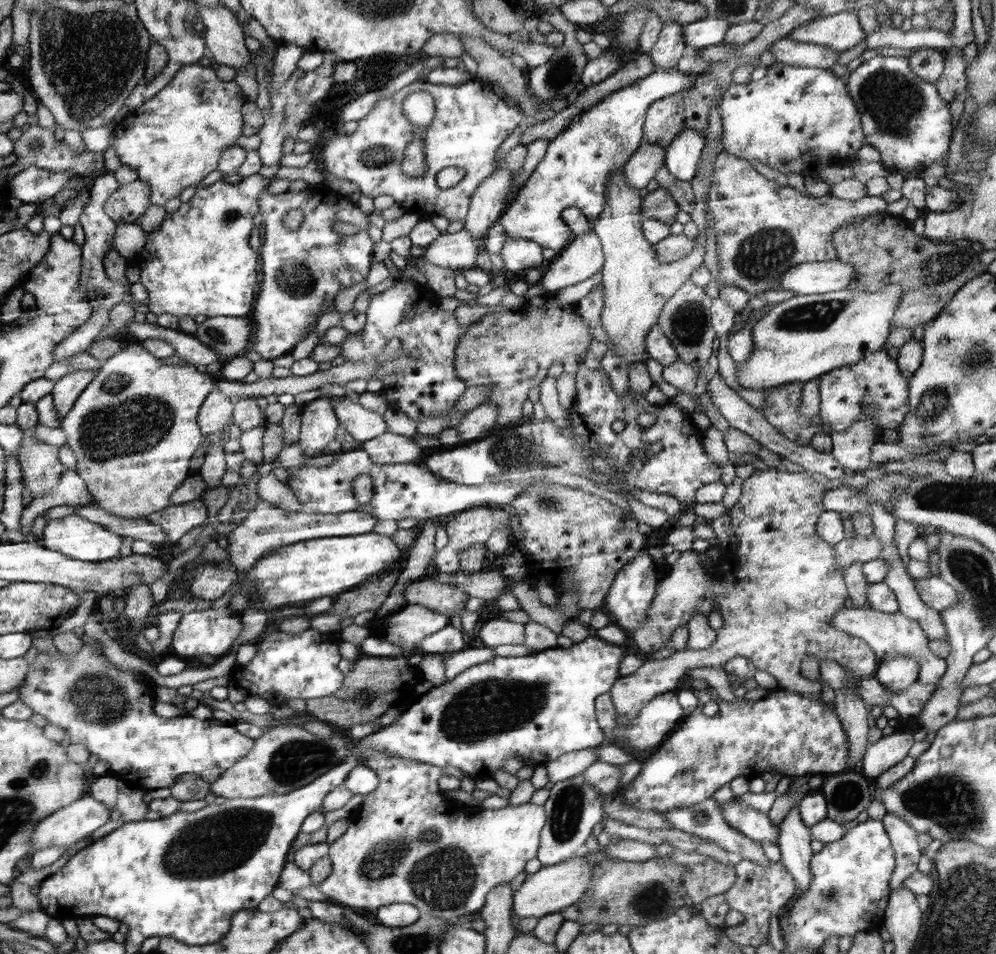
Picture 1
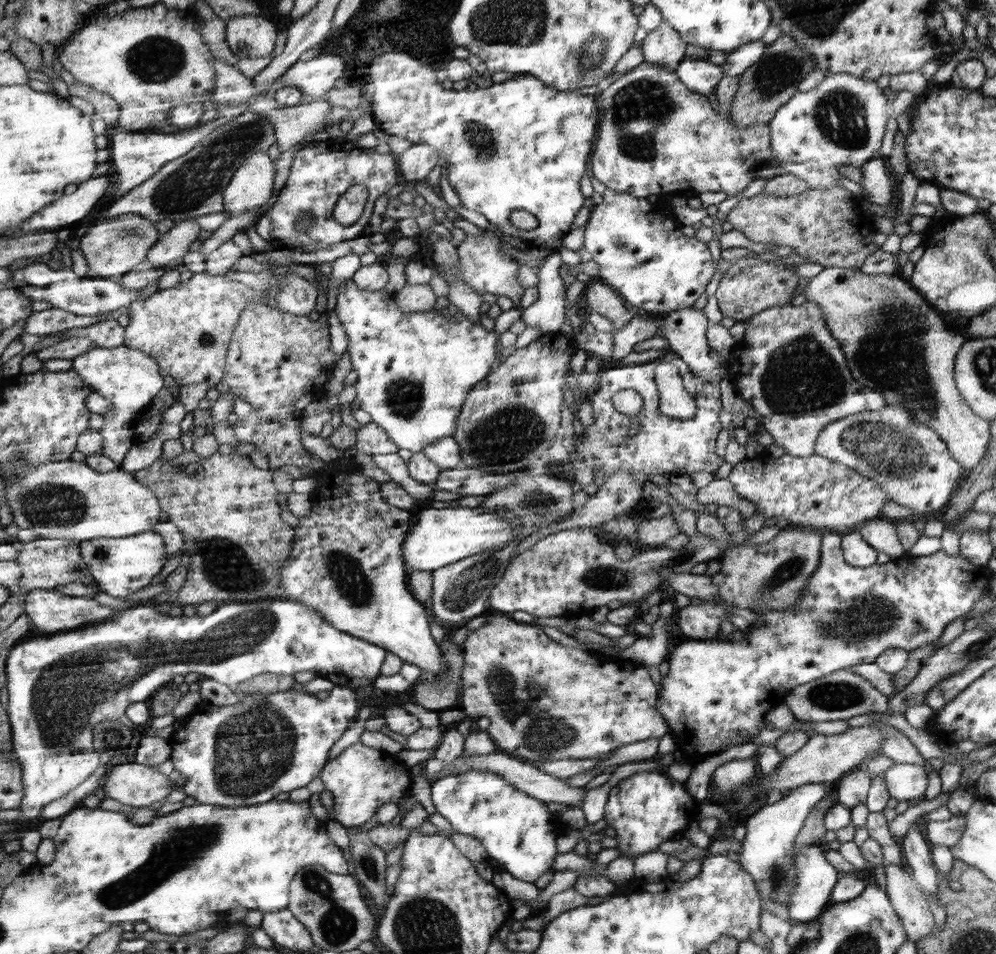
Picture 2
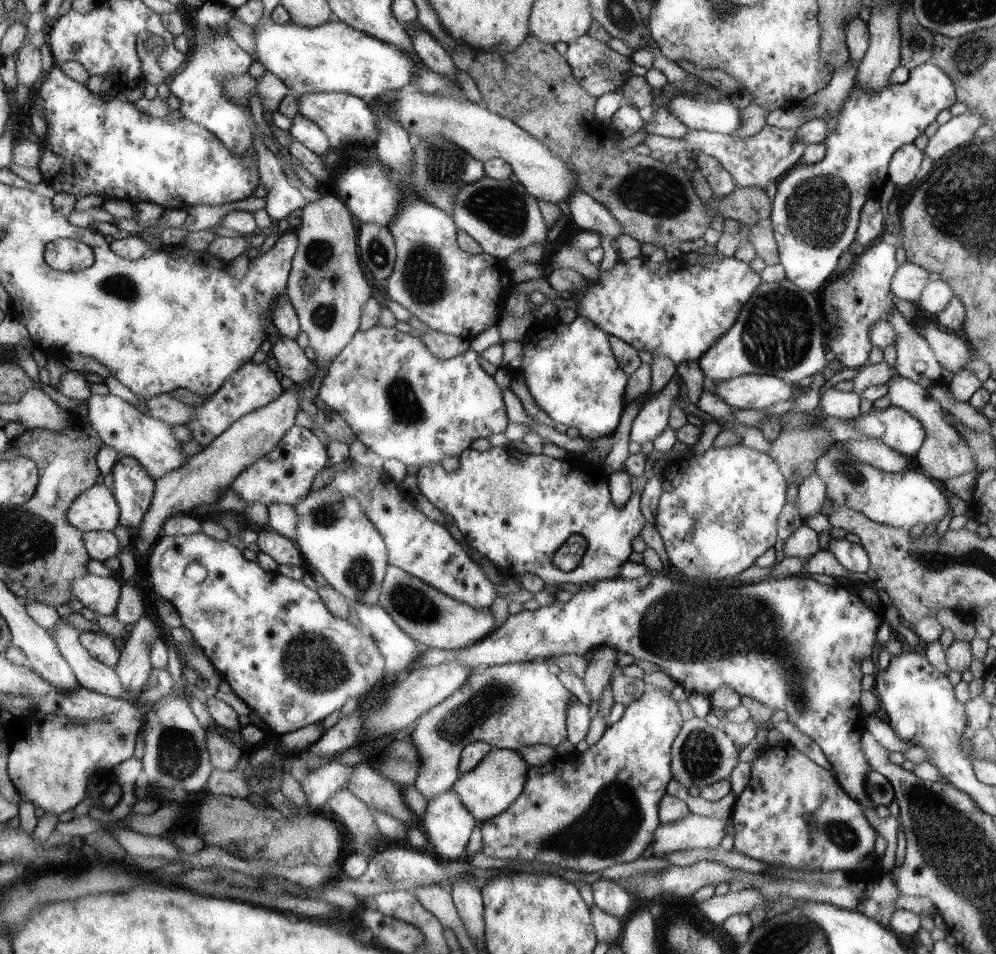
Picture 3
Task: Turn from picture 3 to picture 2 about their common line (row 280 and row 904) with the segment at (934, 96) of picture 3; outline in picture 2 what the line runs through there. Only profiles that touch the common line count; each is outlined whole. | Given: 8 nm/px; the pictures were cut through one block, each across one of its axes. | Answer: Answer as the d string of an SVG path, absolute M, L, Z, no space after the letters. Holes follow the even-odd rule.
M807 844L796 854L797 860L797 886L789 899L789 918L792 923L814 923L830 904L832 892L838 882L840 872L825 859L825 850L821 844Z

